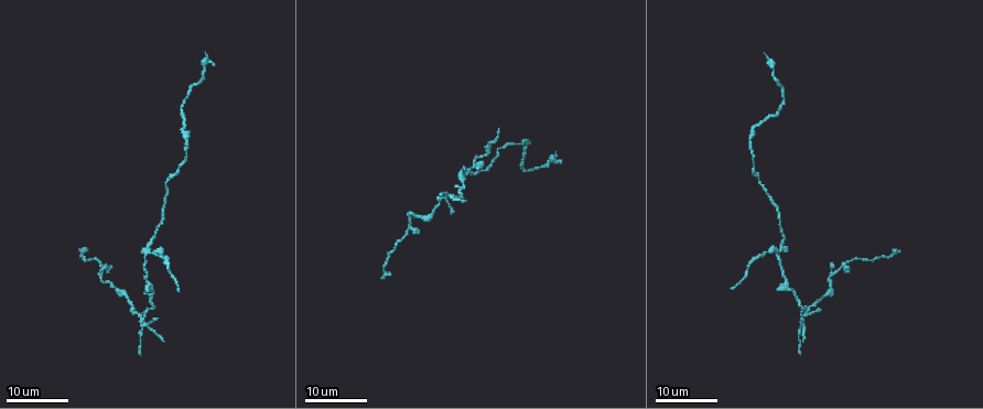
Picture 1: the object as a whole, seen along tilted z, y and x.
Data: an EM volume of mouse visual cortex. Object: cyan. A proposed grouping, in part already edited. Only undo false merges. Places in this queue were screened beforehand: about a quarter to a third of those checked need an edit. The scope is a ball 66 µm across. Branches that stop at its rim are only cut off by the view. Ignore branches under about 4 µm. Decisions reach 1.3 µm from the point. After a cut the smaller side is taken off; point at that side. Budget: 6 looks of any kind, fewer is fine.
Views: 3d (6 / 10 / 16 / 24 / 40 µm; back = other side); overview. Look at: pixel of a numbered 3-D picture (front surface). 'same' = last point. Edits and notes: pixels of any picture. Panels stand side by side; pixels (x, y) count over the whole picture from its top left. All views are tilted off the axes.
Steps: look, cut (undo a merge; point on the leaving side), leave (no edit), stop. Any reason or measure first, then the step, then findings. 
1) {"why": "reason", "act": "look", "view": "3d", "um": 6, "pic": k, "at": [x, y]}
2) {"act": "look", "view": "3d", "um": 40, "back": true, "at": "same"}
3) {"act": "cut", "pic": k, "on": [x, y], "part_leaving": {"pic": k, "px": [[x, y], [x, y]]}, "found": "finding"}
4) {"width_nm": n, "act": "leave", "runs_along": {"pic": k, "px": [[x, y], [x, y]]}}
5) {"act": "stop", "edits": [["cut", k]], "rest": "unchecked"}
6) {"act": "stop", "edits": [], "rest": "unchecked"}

{"why": "four-way junction", "act": "look", "view": "3d", "um": 24, "pic": 1, "at": [467, 171]}

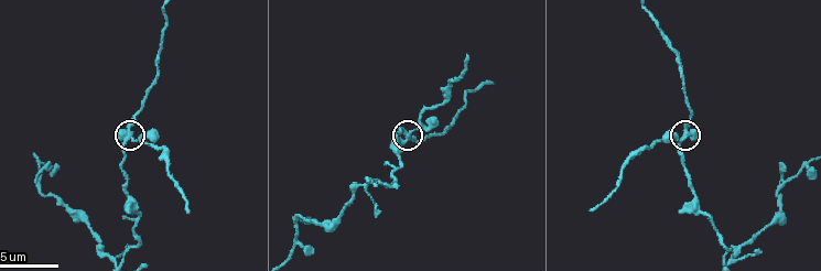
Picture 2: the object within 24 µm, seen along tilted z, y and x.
{"act": "look", "view": "3d", "um": 10, "pic": 2, "at": [130, 139]}

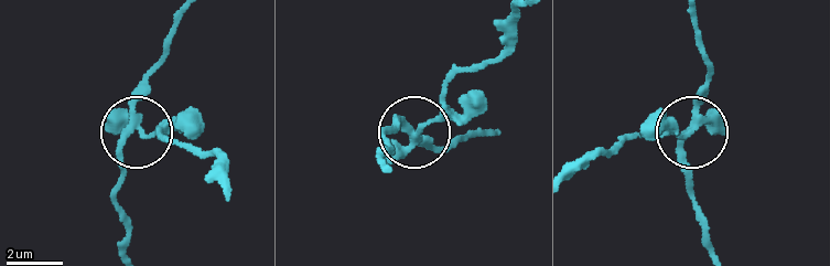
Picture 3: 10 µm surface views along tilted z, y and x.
{"width_nm": 240, "act": "cut", "pic": 3, "on": [443, 109], "part_leaving": {"pic": 3, "px": [[417, 137], [454, 76], [495, 55], [515, 11]]}, "found": "a second cell is stuck on"}

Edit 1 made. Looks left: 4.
{"why": "thick turns thin", "act": "look", "view": "3d", "um": 10, "pic": 2, "at": [705, 215]}

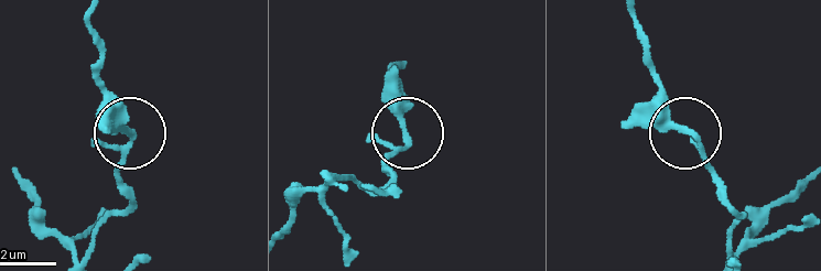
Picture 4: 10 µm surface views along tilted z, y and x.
{"width_nm": 200, "act": "leave", "runs_along": {"pic": 4, "px": [[92, 13], [98, 83], [130, 138], [116, 176]]}, "found": "all the same cell"}

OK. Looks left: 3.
{"why": "four-way junction", "act": "look", "view": "3d", "um": 24, "pic": 1, "at": [143, 317]}

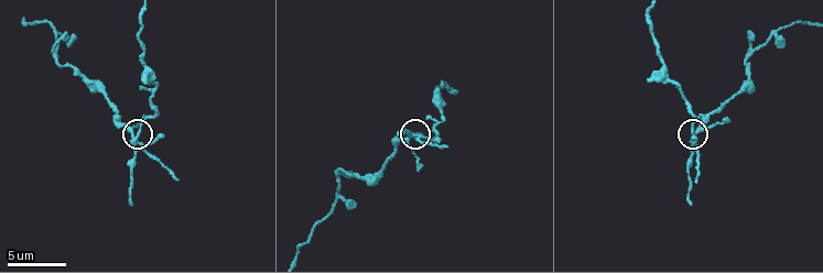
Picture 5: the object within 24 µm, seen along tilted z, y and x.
{"why": "zoom in", "act": "look", "view": "3d", "um": 10, "pic": 5, "at": [132, 136]}

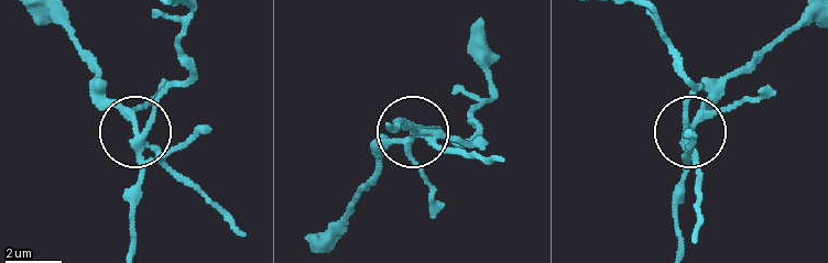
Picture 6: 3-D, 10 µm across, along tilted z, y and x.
{"side_arm_um": 6, "act": "cut", "pic": 6, "on": [174, 171], "found": "a second cell is stuck on"}

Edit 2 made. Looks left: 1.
{"act": "stop", "edits": [["cut", 3], ["cut", 6]], "rest": "unchecked"}

